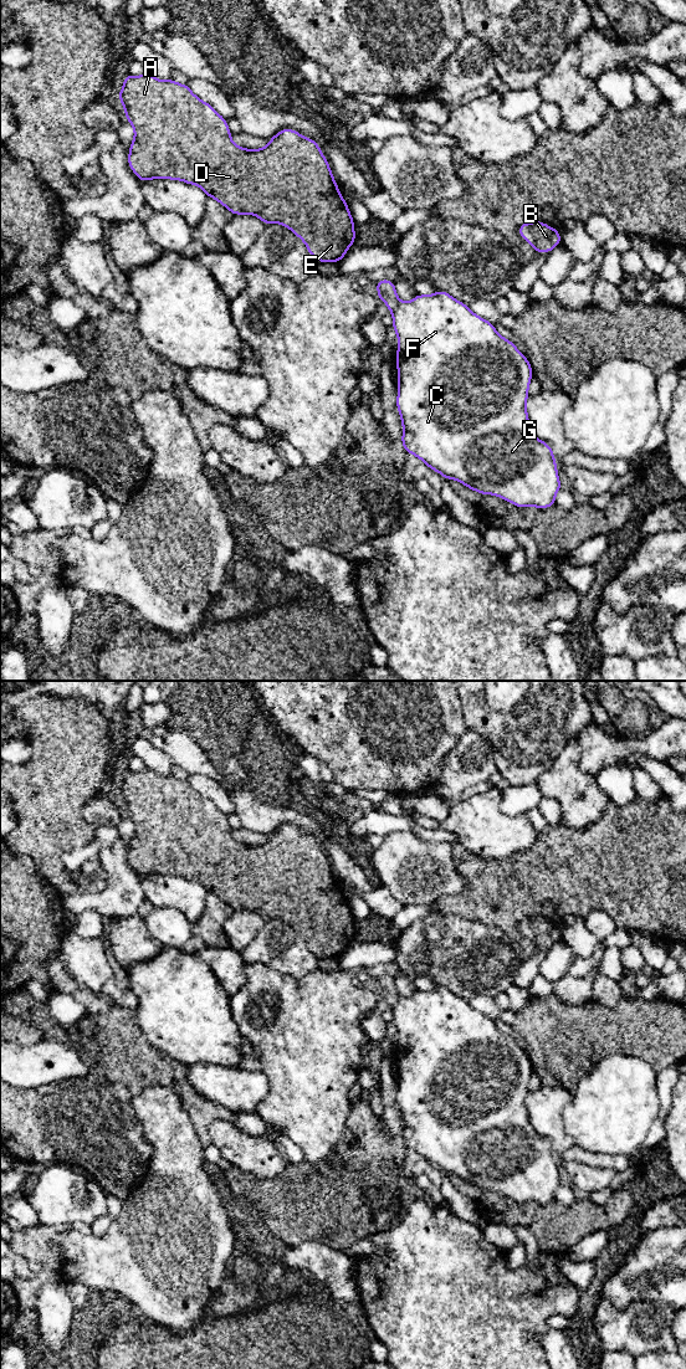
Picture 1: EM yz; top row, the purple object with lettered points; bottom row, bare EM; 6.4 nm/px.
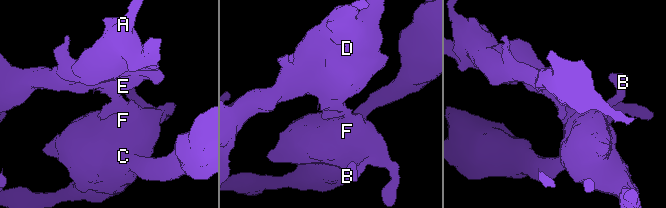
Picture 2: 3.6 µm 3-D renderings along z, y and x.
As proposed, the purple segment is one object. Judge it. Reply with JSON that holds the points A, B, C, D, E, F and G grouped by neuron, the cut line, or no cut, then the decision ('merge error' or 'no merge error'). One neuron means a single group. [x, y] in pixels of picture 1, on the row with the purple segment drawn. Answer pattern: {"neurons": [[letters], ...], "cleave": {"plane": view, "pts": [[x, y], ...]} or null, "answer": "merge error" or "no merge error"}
{"neurons": [["A", "D", "E"], ["B", "C", "F", "G"]], "cleave": {"plane": "yz", "pts": [[398, 300], [390, 312]]}, "answer": "merge error"}

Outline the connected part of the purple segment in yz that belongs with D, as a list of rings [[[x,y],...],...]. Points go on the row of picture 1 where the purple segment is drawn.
[[[147,71],[138,77],[128,73],[118,98],[126,111],[126,119],[134,129],[128,165],[140,181],[172,179],[196,185],[232,215],[255,215],[265,225],[286,226],[304,242],[311,256],[319,262],[338,263],[354,243],[354,221],[348,204],[339,193],[327,158],[313,139],[286,128],[273,135],[262,149],[239,147],[231,139],[227,121],[211,104],[195,96],[188,84],[180,84],[173,78],[160,81]]]

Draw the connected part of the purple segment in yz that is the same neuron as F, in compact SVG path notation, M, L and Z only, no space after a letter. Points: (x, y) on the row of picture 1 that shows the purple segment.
M445 291L432 294L416 294L411 302L398 301L393 314L393 328L398 335L396 368L398 398L396 407L403 425L401 443L406 453L413 453L428 465L428 468L439 472L446 480L456 480L467 488L481 494L493 494L512 502L516 507L549 508L556 504L556 494L562 488L557 462L551 446L536 437L529 426L527 414L528 389L532 379L532 366L516 345L500 335L492 323L475 314L467 304L459 302Z

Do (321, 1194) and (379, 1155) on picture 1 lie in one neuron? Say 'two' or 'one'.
one

